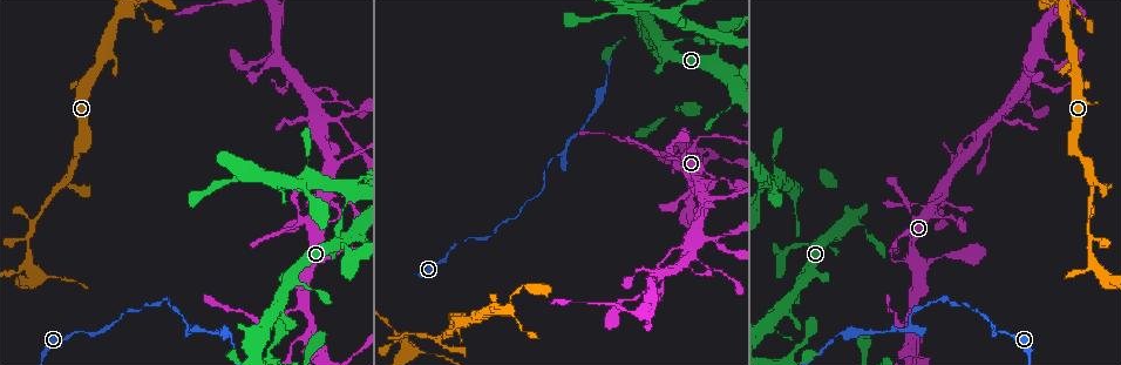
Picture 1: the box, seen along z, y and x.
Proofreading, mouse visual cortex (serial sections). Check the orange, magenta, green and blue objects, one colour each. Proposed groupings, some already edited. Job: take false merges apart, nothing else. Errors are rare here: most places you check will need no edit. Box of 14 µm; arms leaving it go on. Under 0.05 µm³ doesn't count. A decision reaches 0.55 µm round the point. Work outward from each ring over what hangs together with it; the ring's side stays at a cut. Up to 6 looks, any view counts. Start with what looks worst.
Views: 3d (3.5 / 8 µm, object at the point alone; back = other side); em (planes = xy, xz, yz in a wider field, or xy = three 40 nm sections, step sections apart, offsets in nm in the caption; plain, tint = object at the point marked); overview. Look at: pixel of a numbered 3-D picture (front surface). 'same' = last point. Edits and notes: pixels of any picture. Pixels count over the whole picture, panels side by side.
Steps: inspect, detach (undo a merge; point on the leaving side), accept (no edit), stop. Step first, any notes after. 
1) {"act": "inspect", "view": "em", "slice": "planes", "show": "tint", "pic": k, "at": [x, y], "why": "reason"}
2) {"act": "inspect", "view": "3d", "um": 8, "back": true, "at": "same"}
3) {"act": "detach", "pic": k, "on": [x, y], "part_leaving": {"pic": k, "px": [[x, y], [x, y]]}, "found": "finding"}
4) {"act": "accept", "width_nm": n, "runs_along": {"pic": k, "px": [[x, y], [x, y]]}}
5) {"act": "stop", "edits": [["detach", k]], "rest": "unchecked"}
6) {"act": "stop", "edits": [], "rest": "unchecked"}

{"act": "inspect", "view": "3d", "um": 3.5, "pic": 1, "at": [1090, 236], "why": "sudden change in width"}

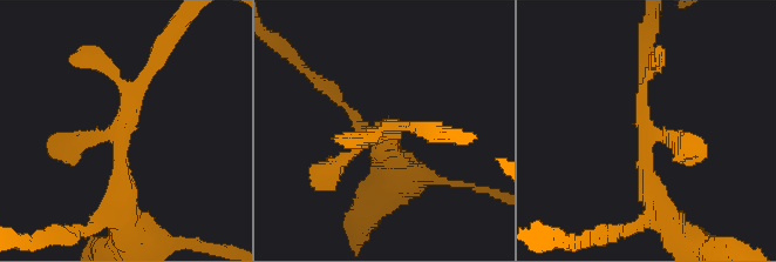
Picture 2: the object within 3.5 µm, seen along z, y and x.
{"act": "accept", "runs_along": {"pic": 2, "px": [[152, 59], [121, 123], [124, 207]]}, "found": "one cell here"}

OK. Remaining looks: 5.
{"act": "inspect", "view": "3d", "um": 3.5, "pic": 1, "at": [304, 306], "why": "calibre changes"}

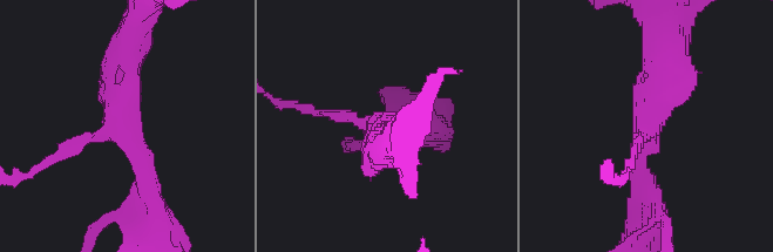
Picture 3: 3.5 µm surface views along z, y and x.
{"act": "inspect", "view": "em", "slice": "xy", "step": 2, "show": "tint", "pic": 3, "at": [648, 125], "arms": 3, "arm_widths_nm": [150, 250, 400], "why": "shape alone is not enough"}

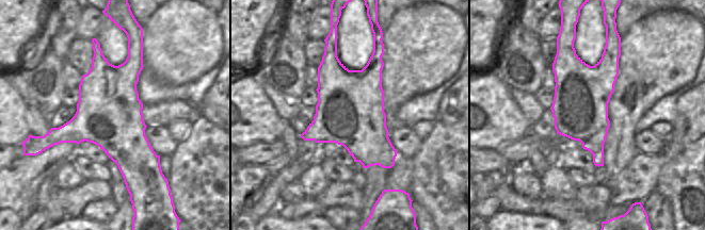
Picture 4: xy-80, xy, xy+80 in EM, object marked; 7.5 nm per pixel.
{"act": "accept", "width_nm": 500, "runs_along": {"pic": 3, "px": [[121, 59], [113, 102], [149, 196]]}, "found": "one cell here"}

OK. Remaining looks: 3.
{"act": "inspect", "view": "3d", "um": 8, "pic": 1, "at": [934, 200], "why": "arms part here"}

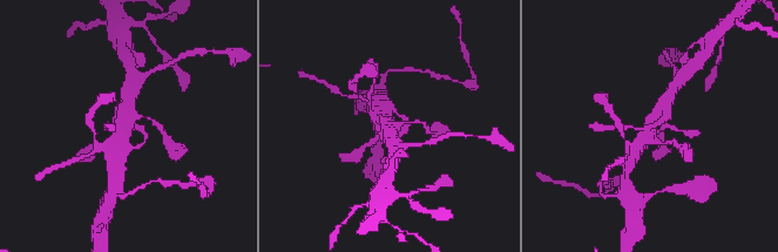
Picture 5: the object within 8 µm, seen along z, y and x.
{"act": "inspect", "view": "3d", "um": 3.5, "pic": 5, "at": [127, 124]}

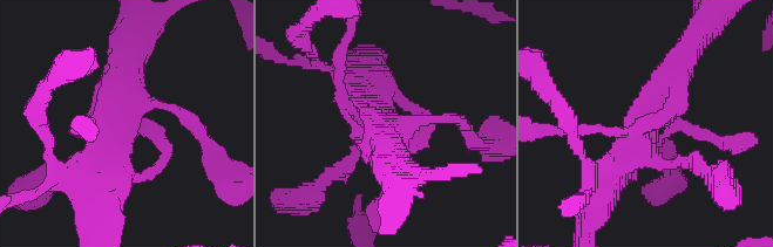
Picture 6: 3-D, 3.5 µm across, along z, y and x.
{"act": "inspect", "view": "em", "slice": "xy", "step": 5, "show": "tint", "pic": 6, "at": [386, 124], "why": "now the EM"}

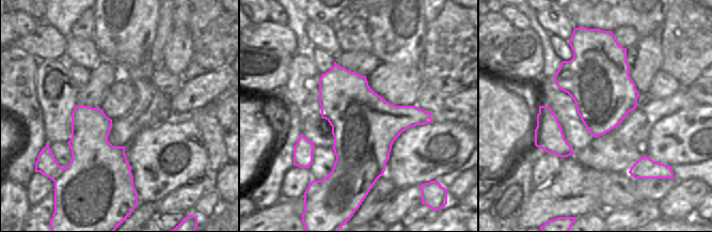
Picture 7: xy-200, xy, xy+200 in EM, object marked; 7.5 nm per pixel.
{"act": "accept", "runs_along": {"pic": 6, "px": [[609, 179], [687, 49]]}, "found": "all the same cell"}

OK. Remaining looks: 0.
{"act": "stop", "edits": [], "rest": "unchecked"}

